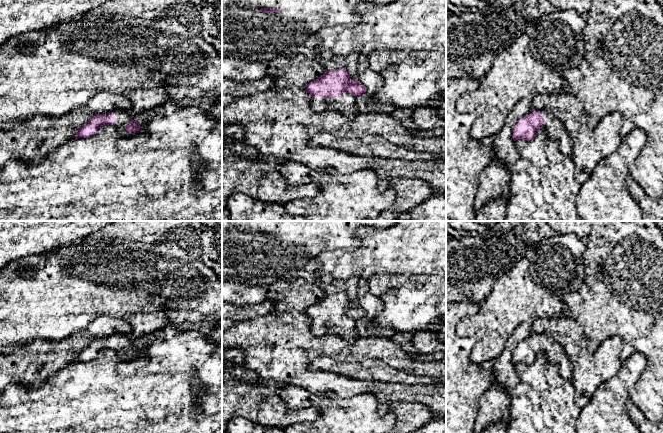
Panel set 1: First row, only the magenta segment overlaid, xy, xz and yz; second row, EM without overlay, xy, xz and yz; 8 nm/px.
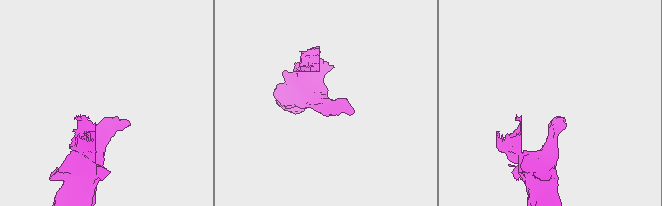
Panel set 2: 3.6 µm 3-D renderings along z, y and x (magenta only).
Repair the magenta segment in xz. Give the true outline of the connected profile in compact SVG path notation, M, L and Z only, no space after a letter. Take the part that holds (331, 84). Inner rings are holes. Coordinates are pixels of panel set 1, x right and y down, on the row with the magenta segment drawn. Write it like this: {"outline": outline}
{"outline": "M340 68L326 71L309 82L305 90L314 97L315 111L334 110L353 119L358 112L356 97L365 92L365 87L358 79L352 81L348 72Z"}

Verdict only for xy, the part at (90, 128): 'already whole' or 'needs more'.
needs more

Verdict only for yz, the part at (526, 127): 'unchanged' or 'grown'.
grown

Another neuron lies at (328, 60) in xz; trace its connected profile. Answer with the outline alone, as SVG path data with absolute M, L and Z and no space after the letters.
M327 50L320 55L318 61L326 71L344 68L348 72L352 81L357 79L359 66L359 57L357 54L339 56L332 51Z

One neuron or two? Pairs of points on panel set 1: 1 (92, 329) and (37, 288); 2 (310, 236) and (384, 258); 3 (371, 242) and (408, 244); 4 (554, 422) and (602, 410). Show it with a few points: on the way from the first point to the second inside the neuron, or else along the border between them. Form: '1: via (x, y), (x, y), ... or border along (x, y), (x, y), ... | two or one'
1: border along (108, 314), (97, 316), (67, 338) | two
2: border along (357, 231), (360, 243), (356, 247), (333, 251) | two
3: via (380, 244), (399, 244) | one
4: border along (581, 408), (576, 422) | two

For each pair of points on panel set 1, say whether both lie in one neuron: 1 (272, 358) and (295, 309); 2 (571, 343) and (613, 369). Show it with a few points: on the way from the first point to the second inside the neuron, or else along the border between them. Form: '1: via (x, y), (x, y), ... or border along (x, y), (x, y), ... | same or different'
1: via (284, 346), (291, 339), (292, 321) | same
2: via (579, 356), (581, 362), (594, 375), (600, 375) | same

